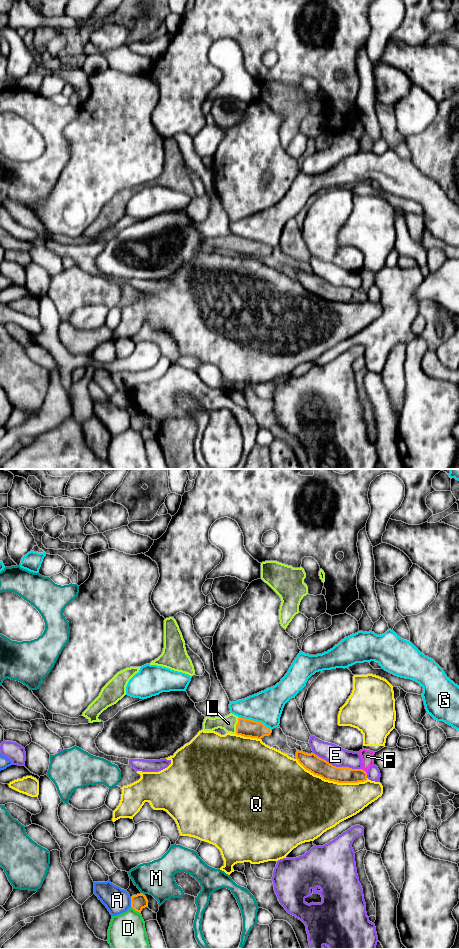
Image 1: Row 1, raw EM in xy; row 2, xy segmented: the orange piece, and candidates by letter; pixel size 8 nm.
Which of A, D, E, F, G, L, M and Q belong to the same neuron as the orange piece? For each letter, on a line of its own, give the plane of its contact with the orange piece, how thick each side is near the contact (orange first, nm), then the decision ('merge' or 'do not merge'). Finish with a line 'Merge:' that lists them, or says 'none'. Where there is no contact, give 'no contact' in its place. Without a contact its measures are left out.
A: xy | 120/200 nm | do not merge
D: xy | 120/320 nm | do not merge
E: xy | 140/160 nm | do not merge
F: xy | 130/110 nm | do not merge
G: xy | 140/260 nm | do not merge
L: xy | 140/120 nm | merge
M: xy | 120/280 nm | do not merge
Q: xy | 140/460 nm | do not merge
Merge: L

